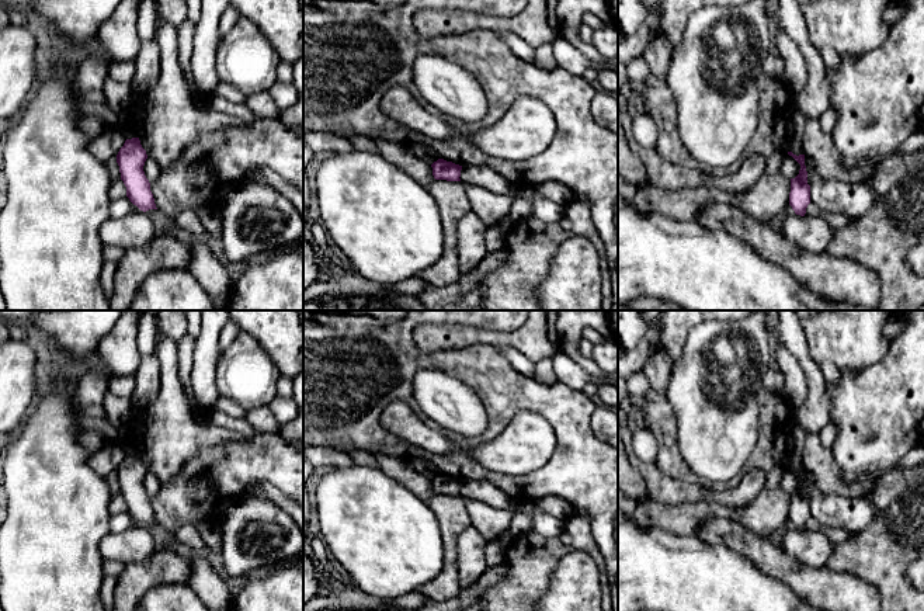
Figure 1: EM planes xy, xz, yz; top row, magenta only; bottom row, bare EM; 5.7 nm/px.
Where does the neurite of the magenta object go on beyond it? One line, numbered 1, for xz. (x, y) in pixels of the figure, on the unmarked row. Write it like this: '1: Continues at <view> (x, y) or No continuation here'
1: No continuation here

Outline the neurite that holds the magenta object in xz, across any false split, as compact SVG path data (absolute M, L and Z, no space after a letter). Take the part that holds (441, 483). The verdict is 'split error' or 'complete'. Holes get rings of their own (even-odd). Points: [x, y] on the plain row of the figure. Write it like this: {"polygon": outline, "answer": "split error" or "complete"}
{"polygon": "M438 473L431 479L431 482L435 494L461 496L459 492L461 492L462 480L459 479L447 476L444 473Z", "answer": "complete"}

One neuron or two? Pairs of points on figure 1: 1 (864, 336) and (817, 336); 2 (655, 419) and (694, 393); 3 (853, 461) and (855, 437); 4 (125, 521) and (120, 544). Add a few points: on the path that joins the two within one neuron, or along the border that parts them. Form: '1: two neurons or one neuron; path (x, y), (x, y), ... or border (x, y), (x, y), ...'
1: one neuron; path (853, 336), (829, 336)
2: two neurons; border (664, 396), (674, 415), (677, 440)
3: one neuron; path (855, 455), (855, 443)
4: two neurons; border (132, 526), (111, 534)

